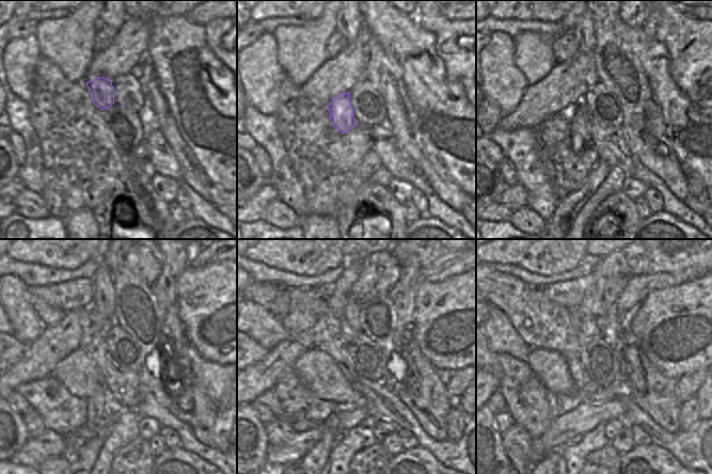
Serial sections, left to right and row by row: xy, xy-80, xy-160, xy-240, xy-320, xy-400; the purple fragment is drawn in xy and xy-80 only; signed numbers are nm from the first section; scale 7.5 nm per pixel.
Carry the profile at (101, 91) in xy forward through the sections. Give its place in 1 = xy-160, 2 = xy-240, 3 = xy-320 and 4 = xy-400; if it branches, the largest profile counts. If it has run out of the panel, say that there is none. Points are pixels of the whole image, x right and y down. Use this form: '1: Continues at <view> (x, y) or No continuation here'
1: Continues at xy-160 (579, 119)
2: Continues at xy-240 (95, 414)
3: Continues at xy-320 (318, 456)
4: Continues at xy-400 (553, 456)

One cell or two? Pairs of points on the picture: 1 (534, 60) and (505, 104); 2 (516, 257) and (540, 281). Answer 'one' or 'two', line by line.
1: two
2: two

